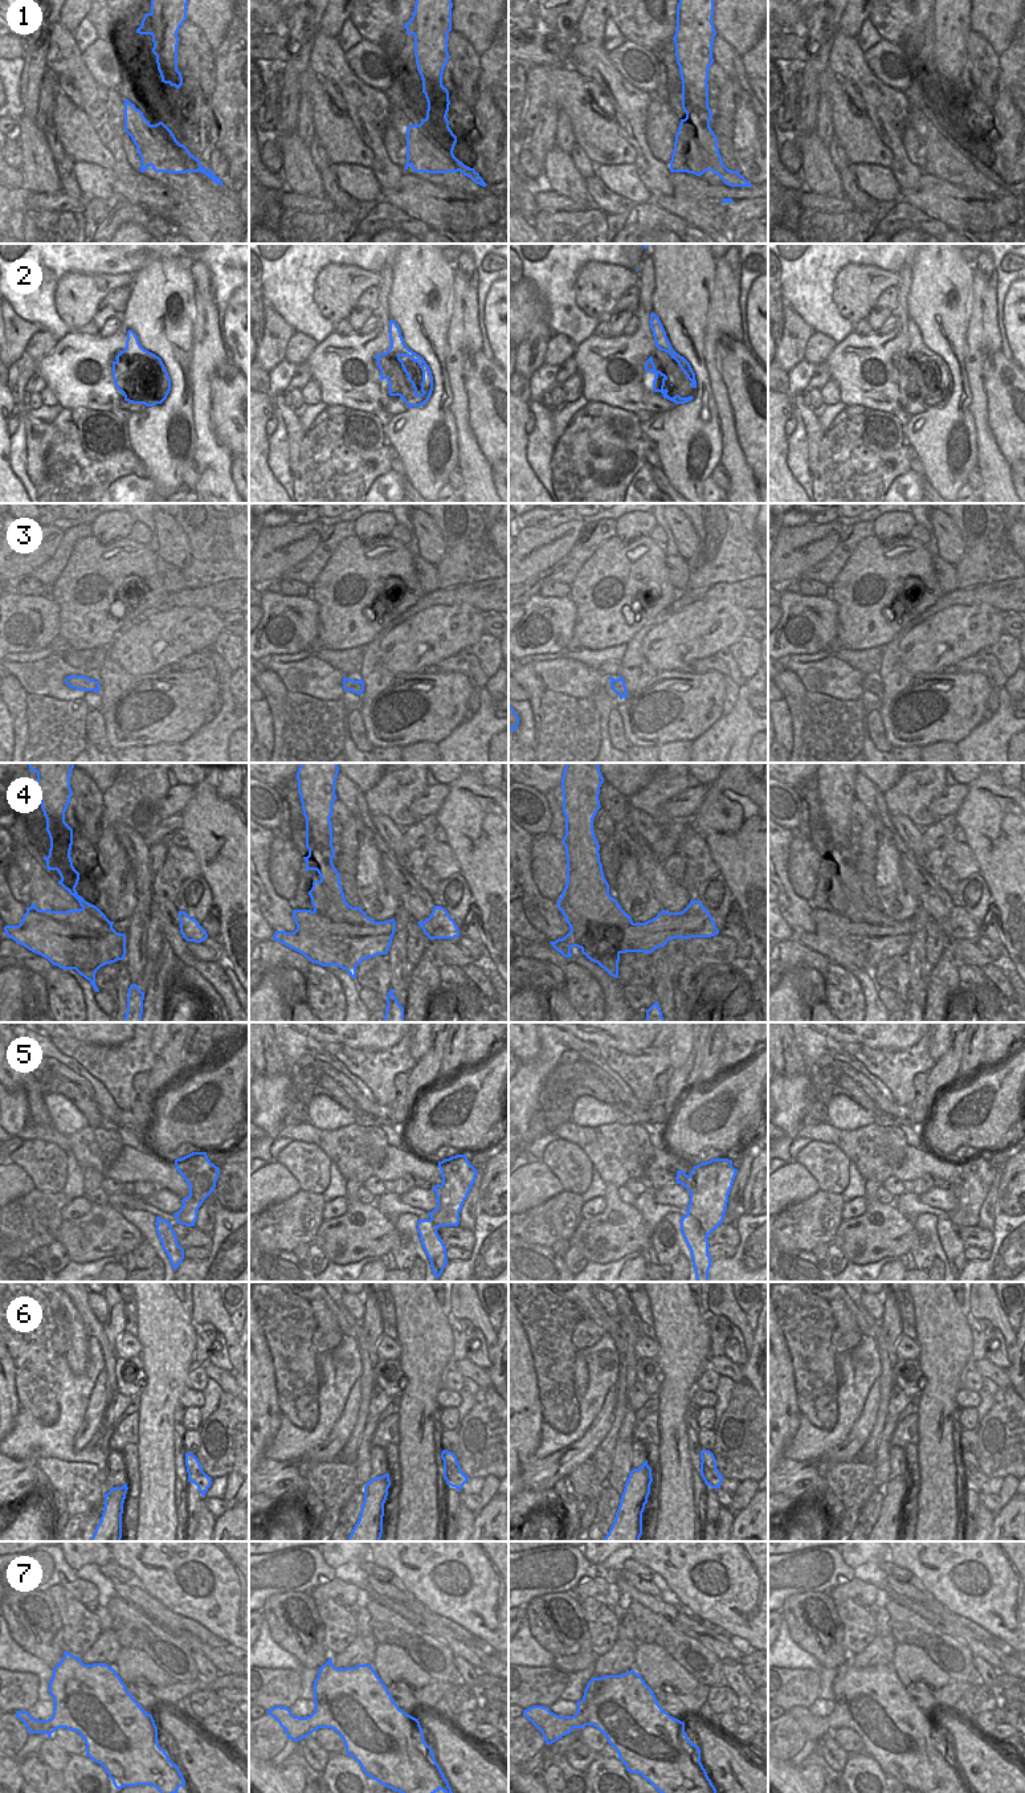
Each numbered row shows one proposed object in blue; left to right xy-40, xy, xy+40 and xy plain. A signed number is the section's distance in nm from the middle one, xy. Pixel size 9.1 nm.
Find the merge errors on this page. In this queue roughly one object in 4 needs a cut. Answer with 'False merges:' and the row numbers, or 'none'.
False merges: 1, 4, 5, 6

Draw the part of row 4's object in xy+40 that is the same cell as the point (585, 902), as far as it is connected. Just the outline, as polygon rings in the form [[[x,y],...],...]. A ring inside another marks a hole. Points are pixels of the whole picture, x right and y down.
[[[565,763],[561,779],[563,813],[565,836],[563,845],[567,857],[567,882],[558,899],[558,908],[573,932],[583,955],[597,963],[610,976],[618,977],[618,943],[622,931],[633,924],[632,918],[621,908],[617,899],[609,895],[609,885],[600,862],[600,845],[593,832],[593,818],[600,806],[600,787],[604,777],[599,763]]]

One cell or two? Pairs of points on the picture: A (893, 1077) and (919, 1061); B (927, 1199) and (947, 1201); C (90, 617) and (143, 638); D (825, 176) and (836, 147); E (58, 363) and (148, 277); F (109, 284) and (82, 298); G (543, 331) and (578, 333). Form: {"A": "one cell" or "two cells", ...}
{"A": "one cell", "B": "one cell", "C": "two cells", "D": "two cells", "E": "two cells", "F": "one cell", "G": "two cells"}

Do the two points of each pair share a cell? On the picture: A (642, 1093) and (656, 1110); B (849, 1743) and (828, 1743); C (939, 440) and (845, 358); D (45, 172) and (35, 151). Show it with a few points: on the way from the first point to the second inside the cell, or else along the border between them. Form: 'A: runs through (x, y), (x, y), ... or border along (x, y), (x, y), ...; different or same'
A: border along (662, 1073), (654, 1081), (653, 1097), (648, 1105); different
B: border along (829, 1735), (848, 1753); different
C: border along (928, 408), (911, 415); different
D: runs through (40, 167), (36, 156); same

